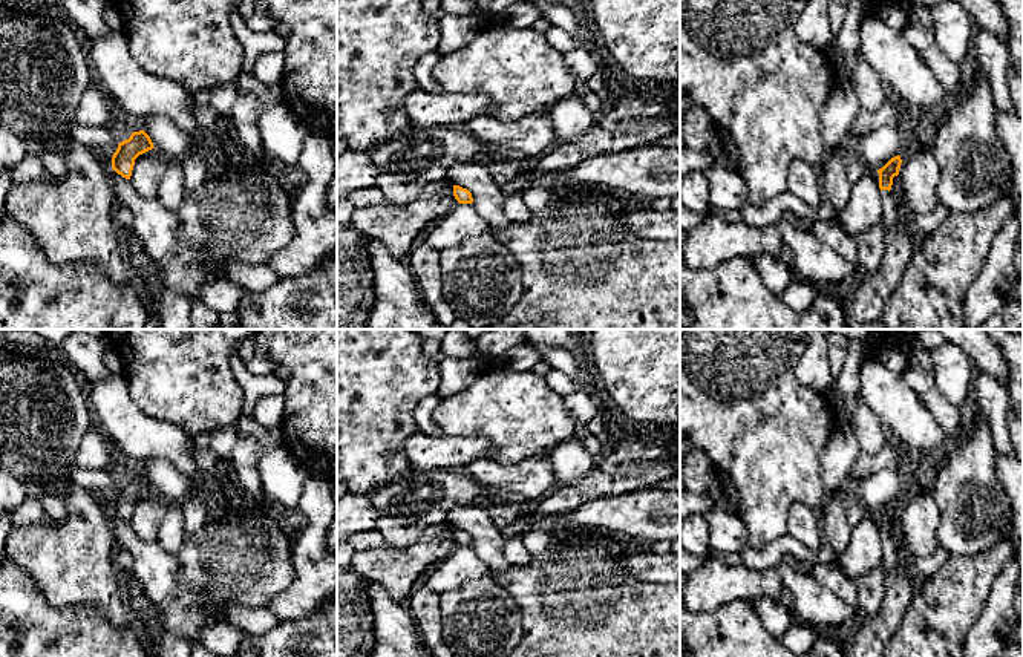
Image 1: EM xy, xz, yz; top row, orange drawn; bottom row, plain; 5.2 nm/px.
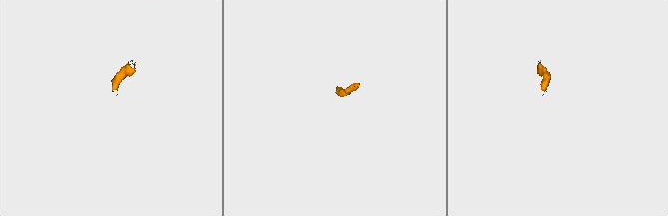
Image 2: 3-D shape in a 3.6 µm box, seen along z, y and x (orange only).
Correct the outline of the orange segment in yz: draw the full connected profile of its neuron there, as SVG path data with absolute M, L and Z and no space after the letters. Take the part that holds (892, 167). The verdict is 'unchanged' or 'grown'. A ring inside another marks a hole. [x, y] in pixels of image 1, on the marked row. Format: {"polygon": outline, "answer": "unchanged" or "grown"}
{"polygon": "M897 155L878 170L882 198L879 219L885 228L893 227L900 217L900 208L897 207L896 198L891 193L893 178L899 175L900 164L902 159Z", "answer": "grown"}

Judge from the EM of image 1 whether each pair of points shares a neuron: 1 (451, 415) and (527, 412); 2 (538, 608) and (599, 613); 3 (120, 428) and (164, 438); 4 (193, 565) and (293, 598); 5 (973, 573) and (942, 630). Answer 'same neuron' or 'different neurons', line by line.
1: same neuron
2: same neuron
3: same neuron
4: different neurons
5: same neuron

